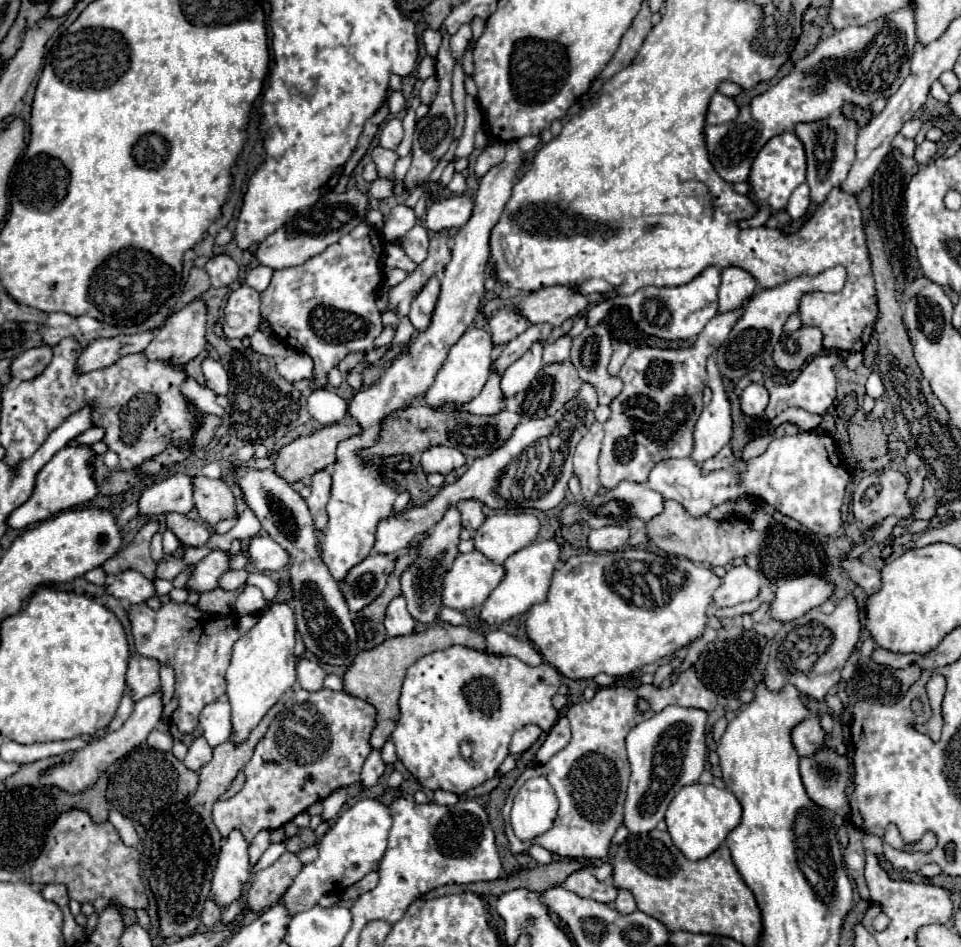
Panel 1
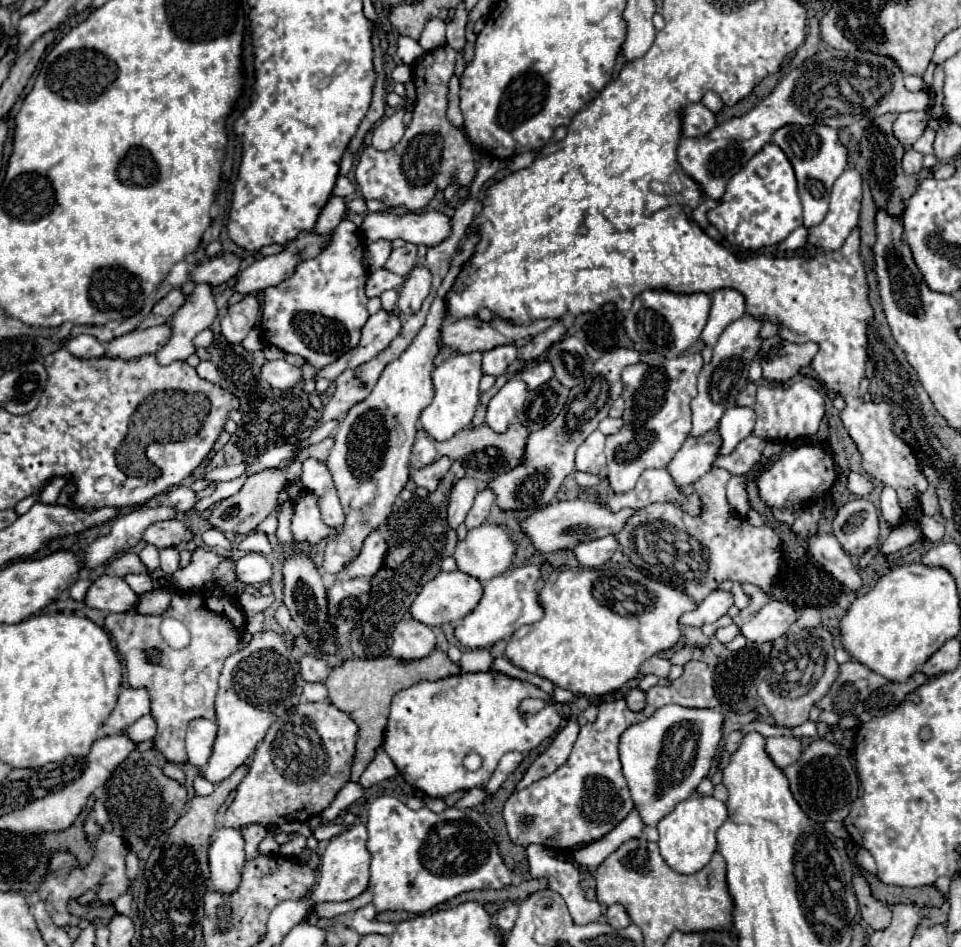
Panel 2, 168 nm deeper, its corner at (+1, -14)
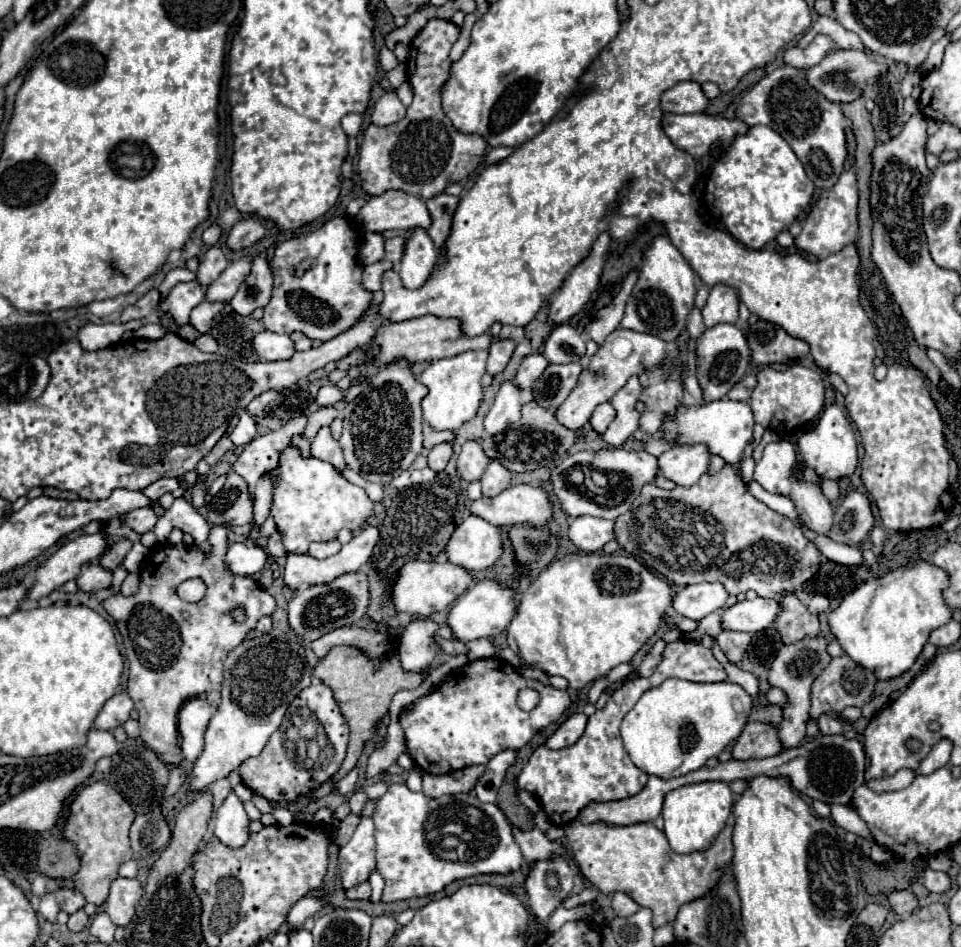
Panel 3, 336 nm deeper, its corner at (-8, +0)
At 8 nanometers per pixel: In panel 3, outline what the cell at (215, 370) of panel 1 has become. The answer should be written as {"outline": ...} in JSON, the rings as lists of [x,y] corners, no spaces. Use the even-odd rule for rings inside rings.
{"outline":[[[201,334],[193,340],[193,346],[197,346],[201,352],[217,352],[217,342],[209,334]]]}

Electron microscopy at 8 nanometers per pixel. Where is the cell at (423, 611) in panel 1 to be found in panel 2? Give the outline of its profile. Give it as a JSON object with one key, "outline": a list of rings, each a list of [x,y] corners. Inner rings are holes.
{"outline":[[[464,476],[454,484],[448,504],[448,526],[452,526],[452,530],[456,530],[464,522],[476,494],[478,494],[478,484],[472,478]]]}

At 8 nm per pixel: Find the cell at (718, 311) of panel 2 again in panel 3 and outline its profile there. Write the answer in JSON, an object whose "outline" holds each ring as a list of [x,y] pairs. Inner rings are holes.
{"outline":[[[713,286],[707,304],[703,308],[703,322],[707,328],[715,324],[735,324],[739,318],[739,298],[737,292],[729,286]]]}

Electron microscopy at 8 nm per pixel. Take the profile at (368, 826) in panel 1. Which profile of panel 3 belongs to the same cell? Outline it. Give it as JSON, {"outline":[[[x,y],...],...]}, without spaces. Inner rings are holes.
{"outline":[[[361,818],[351,840],[339,848],[339,874],[343,882],[343,890],[349,890],[369,878],[369,872],[375,868],[375,824],[371,818]]]}

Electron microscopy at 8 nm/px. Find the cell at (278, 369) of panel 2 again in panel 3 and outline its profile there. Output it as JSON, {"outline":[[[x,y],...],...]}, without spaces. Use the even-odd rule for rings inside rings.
{"outline":[[[263,330],[253,336],[253,350],[261,360],[287,360],[295,354],[295,346],[287,334],[275,334]]]}

